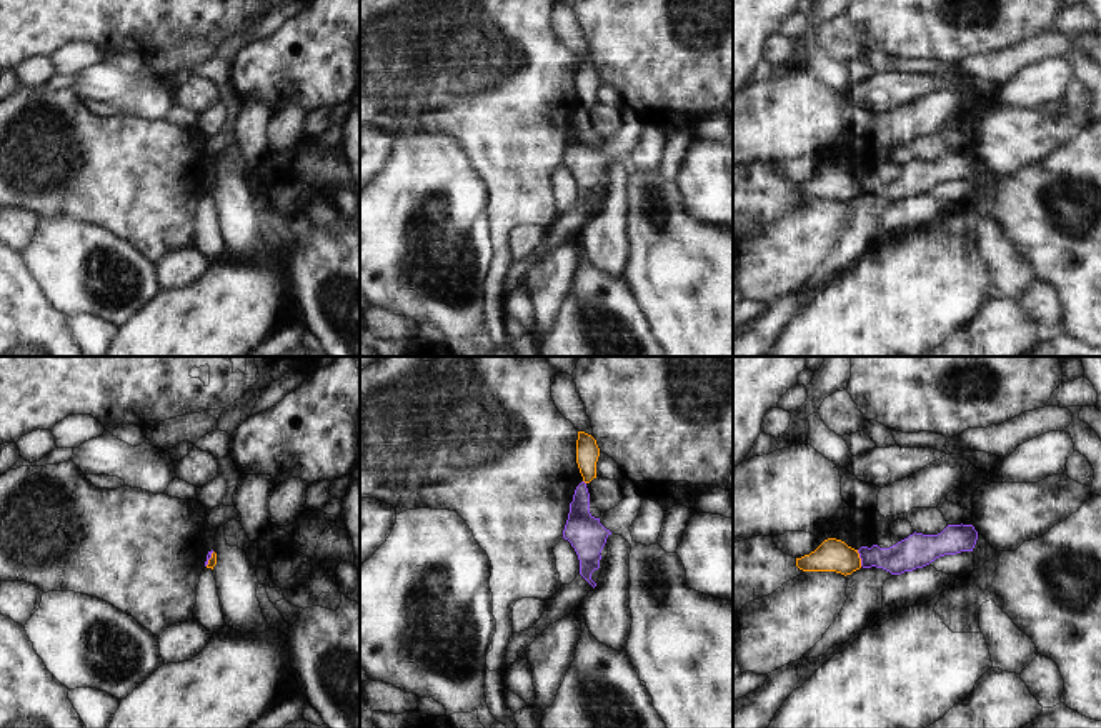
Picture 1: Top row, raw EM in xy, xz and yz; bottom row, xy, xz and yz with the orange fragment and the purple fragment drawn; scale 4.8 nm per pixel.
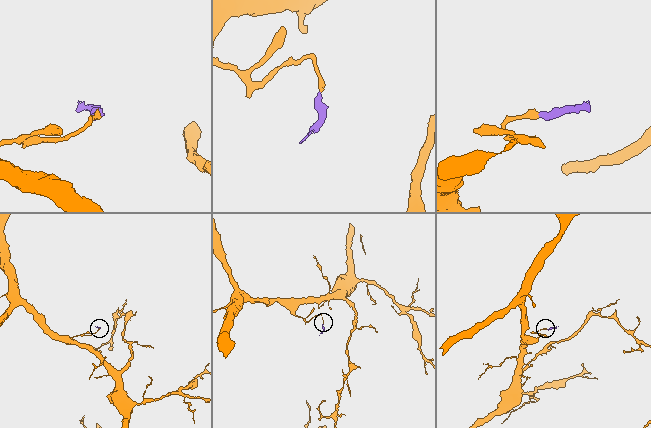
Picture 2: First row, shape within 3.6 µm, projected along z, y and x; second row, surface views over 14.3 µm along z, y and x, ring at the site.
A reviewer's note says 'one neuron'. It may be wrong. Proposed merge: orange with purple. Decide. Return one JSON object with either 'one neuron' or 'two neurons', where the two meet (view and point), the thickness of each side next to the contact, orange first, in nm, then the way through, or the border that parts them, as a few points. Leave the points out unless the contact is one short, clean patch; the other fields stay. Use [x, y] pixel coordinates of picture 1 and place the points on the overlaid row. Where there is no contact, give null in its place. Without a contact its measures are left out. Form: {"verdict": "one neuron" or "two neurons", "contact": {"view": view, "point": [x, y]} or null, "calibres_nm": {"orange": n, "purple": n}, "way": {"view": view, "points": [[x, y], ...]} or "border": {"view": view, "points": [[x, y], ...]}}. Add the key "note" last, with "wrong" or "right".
{"verdict": "two neurons", "contact": {"view": "yz", "point": [860, 558]}, "calibres_nm": {"orange": 160, "purple": 160}, "border": {"view": "yz", "points": [[856, 550], [861, 565]]}, "note": "wrong"}

